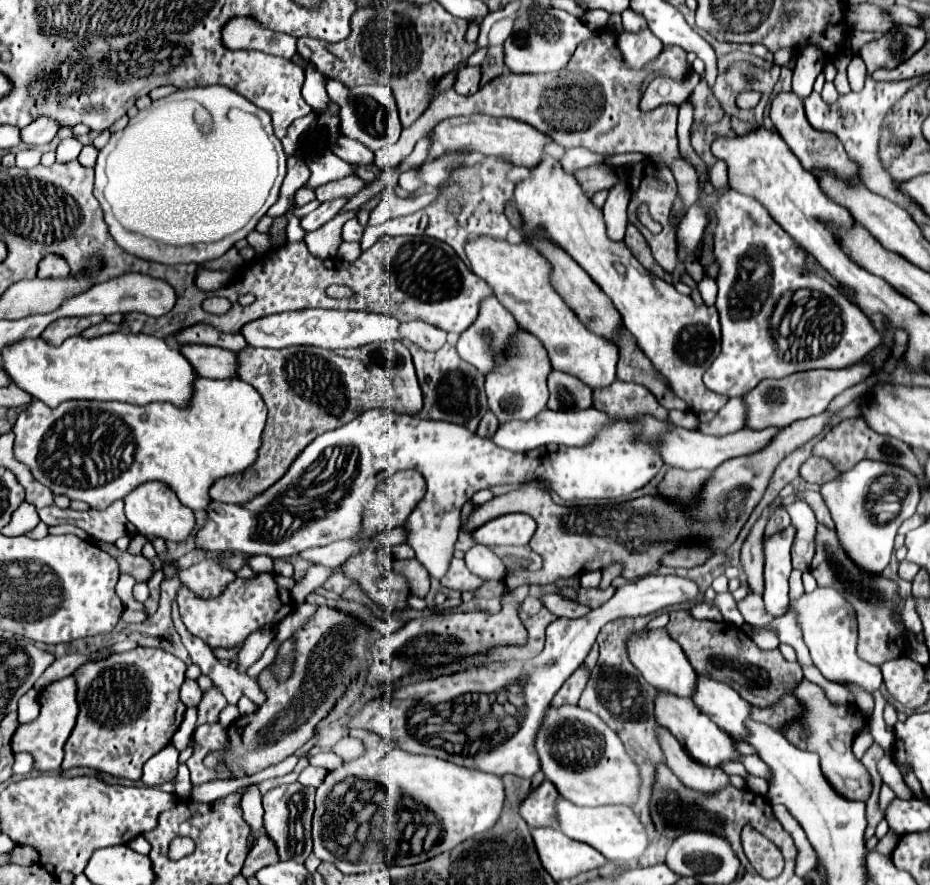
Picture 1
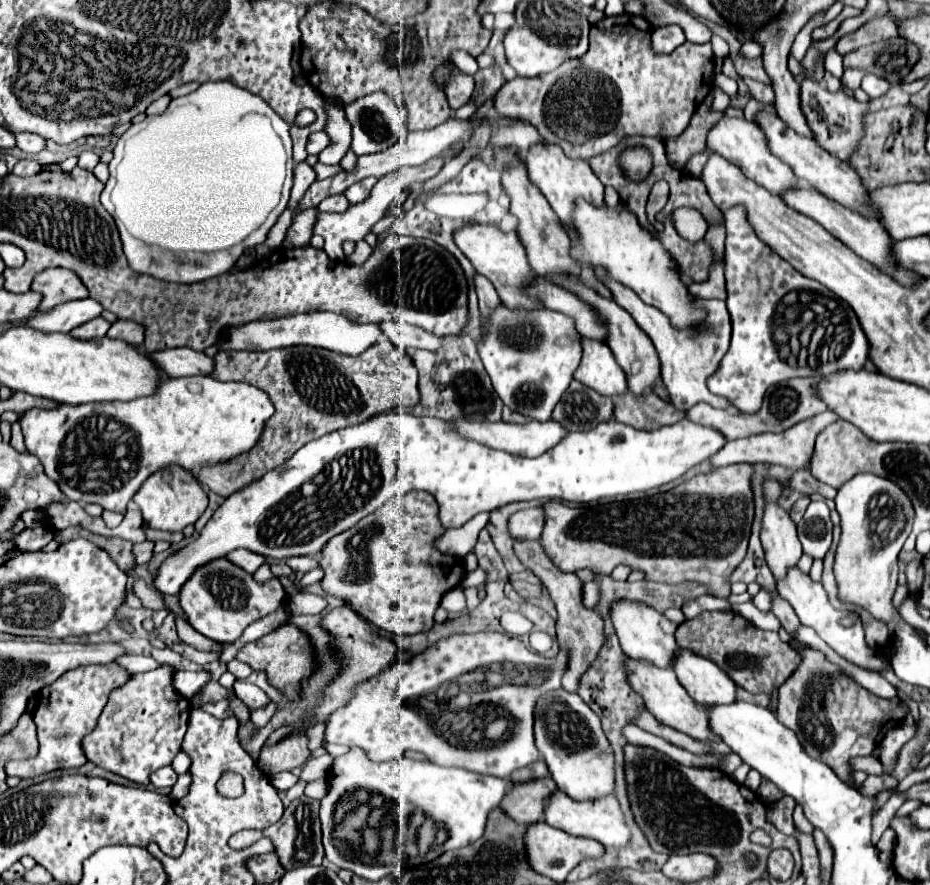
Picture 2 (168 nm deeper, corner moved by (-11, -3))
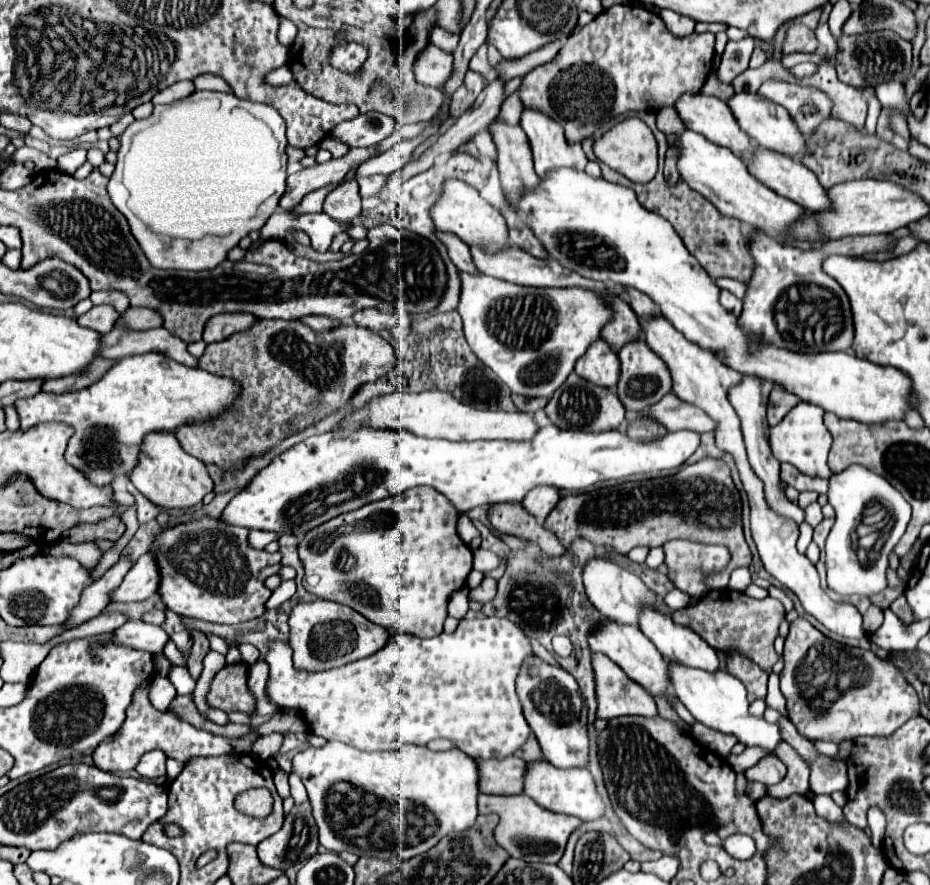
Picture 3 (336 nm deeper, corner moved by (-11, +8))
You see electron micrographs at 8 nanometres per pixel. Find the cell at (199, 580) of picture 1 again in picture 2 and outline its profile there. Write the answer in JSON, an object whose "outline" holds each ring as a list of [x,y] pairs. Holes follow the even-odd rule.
{"outline":[[[245,548],[243,550],[233,550],[227,554],[227,558],[233,562],[233,564],[239,564],[243,570],[247,570],[249,574],[253,574],[267,558],[265,556],[259,556],[255,552],[247,552]]]}

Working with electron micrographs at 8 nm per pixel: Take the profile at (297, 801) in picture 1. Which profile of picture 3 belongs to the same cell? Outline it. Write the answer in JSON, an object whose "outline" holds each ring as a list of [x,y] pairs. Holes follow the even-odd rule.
{"outline":[[[311,803],[293,805],[285,815],[283,827],[257,845],[259,859],[275,869],[289,869],[295,863],[305,863],[307,857],[315,855],[319,847],[317,825],[311,813]]]}

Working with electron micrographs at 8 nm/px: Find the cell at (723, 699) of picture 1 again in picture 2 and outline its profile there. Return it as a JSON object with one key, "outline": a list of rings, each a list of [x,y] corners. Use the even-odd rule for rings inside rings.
{"outline":[[[679,648],[673,668],[687,694],[703,706],[735,702],[735,682],[711,660]]]}

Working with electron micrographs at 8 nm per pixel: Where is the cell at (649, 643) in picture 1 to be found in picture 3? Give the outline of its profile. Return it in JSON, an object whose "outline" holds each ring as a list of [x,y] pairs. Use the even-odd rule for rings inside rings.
{"outline":[[[589,561],[583,569],[583,583],[585,583],[585,591],[589,601],[595,605],[595,609],[621,625],[639,625],[639,615],[643,609],[655,609],[661,611],[663,615],[673,615],[675,611],[669,609],[637,575],[629,573],[627,569],[611,563],[611,561]]]}

